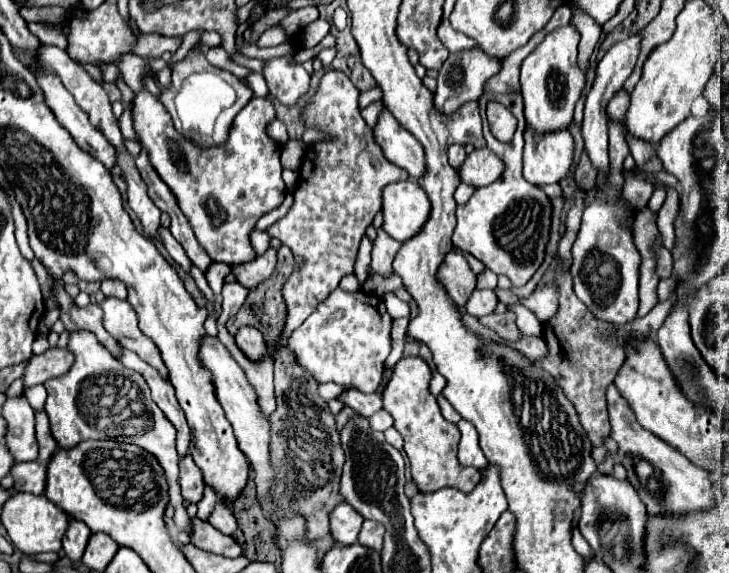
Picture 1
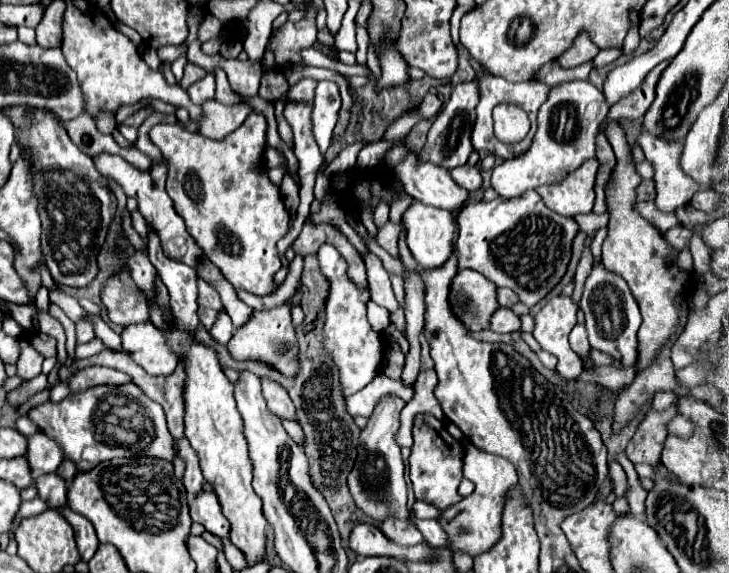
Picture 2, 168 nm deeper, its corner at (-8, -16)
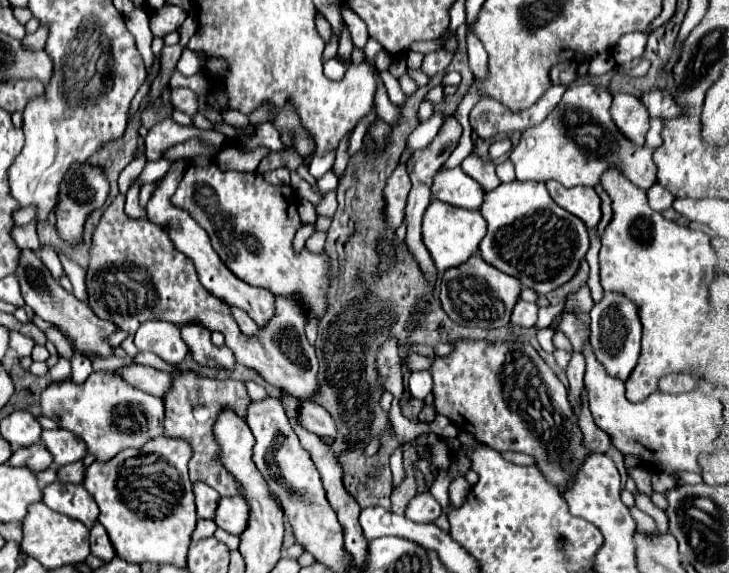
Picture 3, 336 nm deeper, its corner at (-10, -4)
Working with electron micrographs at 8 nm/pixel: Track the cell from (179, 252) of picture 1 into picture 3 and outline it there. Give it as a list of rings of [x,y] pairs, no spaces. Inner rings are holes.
[[[232,308],[232,316],[234,316],[234,320],[236,320],[236,322],[238,322],[238,326],[240,326],[240,330],[242,330],[246,336],[254,336],[254,334],[258,332],[256,322],[254,322],[254,320],[250,320],[250,318],[248,318],[248,314],[240,312],[238,308]]]

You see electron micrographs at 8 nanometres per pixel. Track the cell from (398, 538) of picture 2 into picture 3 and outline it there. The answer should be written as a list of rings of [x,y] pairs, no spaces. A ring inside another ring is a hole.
[[[428,492],[414,496],[406,510],[406,518],[414,522],[434,522],[438,516],[440,516],[440,504]]]

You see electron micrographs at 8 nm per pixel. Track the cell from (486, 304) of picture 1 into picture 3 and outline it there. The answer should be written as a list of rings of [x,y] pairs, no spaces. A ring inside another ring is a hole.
[[[518,300],[518,304],[514,306],[514,312],[512,312],[512,324],[532,328],[536,324],[536,320],[538,320],[538,306],[534,302]]]

